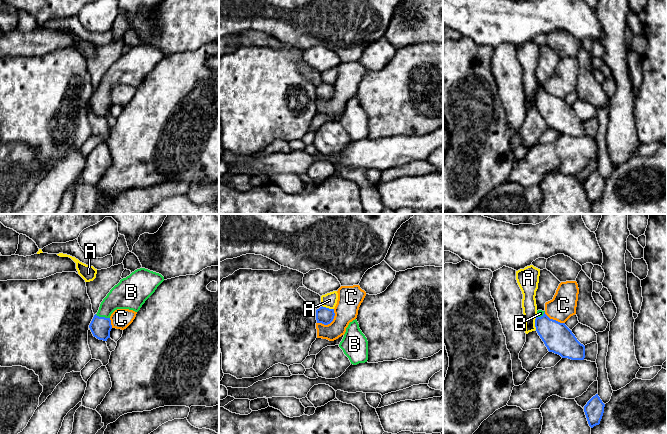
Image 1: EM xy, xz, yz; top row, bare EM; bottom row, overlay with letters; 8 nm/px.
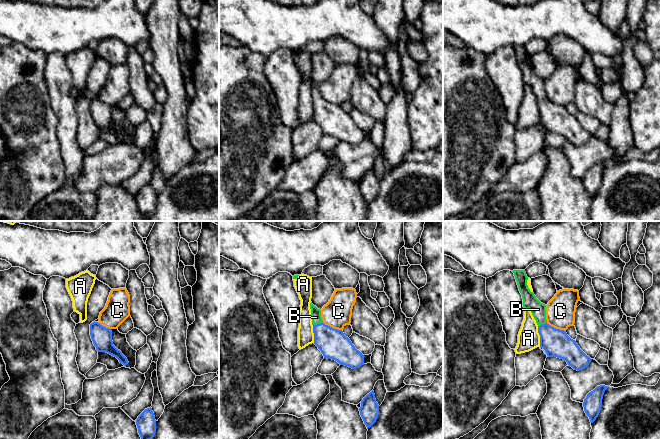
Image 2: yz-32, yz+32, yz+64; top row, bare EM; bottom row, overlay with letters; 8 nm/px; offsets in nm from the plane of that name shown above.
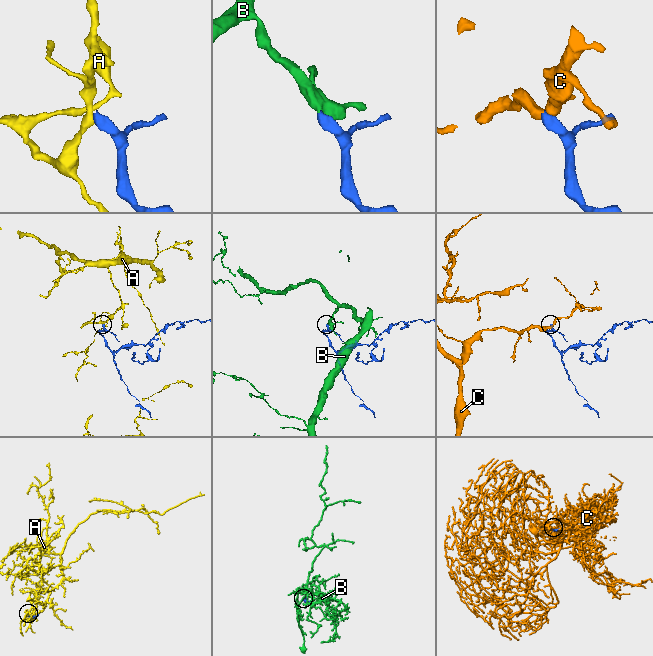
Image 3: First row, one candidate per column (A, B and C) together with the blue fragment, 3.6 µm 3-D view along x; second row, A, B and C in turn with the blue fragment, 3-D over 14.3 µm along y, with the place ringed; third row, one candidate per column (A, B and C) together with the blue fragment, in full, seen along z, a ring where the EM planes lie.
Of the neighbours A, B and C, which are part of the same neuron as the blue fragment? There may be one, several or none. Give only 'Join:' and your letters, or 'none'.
Join: B

